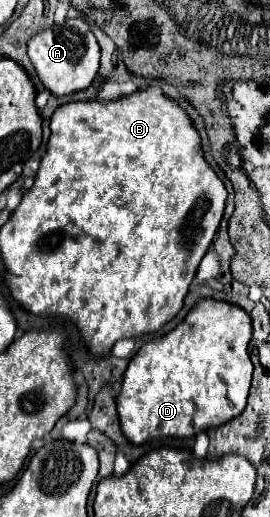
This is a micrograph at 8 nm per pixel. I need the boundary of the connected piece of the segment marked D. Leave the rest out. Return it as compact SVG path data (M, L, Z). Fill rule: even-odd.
M201 299L171 333L145 343L129 361L129 367L123 373L121 393L117 397L117 413L127 439L135 445L143 445L157 437L189 439L201 431L235 419L245 409L251 385L253 363L247 353L249 341L251 317L241 307L225 301Z

